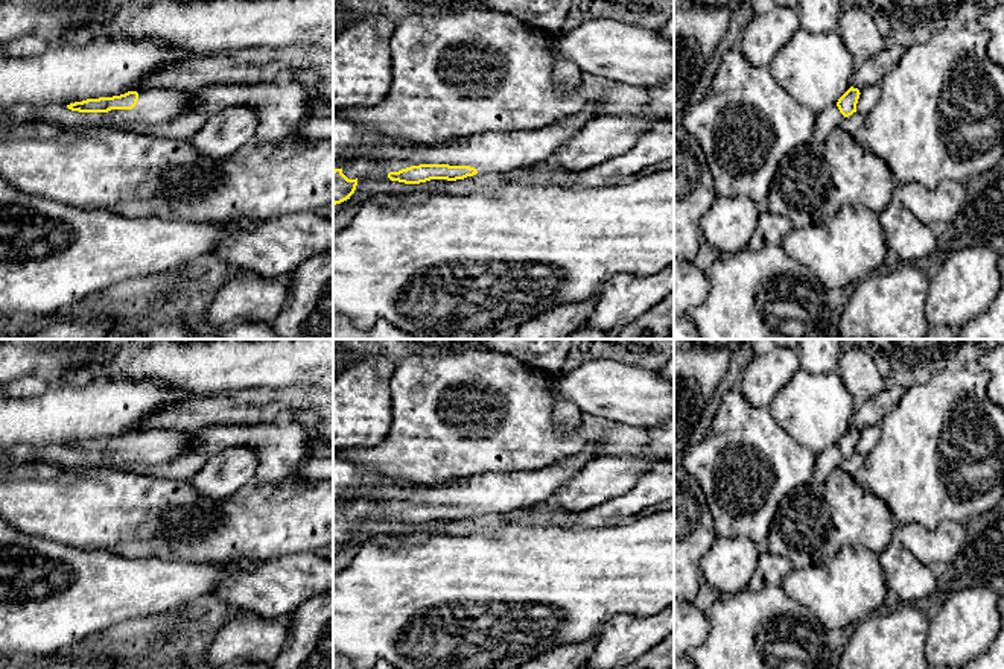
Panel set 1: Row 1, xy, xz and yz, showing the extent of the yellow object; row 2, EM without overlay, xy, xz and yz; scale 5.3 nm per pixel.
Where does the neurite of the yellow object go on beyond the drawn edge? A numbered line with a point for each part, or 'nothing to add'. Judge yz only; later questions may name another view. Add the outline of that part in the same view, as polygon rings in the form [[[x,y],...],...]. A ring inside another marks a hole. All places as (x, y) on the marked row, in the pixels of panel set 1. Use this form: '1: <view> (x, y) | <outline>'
1: yz (829, 119) | [[[837,105],[820,111],[815,117],[814,141],[826,140],[829,134],[841,125],[843,119],[844,116],[840,113]]]

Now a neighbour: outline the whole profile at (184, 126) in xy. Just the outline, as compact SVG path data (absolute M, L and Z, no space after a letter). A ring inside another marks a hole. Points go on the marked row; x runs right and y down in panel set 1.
M193 111L189 114L178 116L176 119L163 123L160 126L141 126L132 123L106 125L110 128L117 128L122 131L132 131L137 134L155 135L167 140L183 140L187 141L195 137L195 134L207 123L208 114L201 111Z

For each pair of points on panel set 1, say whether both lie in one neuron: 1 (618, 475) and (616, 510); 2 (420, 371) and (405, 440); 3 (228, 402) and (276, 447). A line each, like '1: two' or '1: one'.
1: two
2: one
3: two

